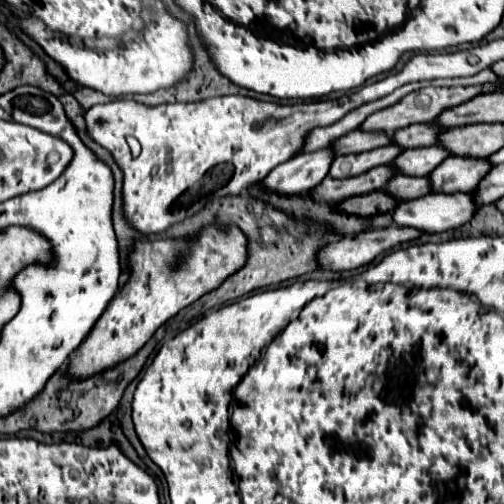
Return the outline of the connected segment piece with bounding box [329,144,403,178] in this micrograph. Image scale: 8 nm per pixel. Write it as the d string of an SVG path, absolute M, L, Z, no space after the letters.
M389 144L383 148L375 148L369 152L361 152L361 154L345 154L345 156L337 156L331 164L329 176L333 178L351 178L351 176L359 176L375 166L381 164L393 164L395 158L403 152L403 148L399 148L397 144Z

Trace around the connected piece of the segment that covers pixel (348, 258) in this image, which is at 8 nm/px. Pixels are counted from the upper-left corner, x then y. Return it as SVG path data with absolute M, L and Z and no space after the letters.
M387 226L361 232L357 236L343 236L337 242L327 244L319 252L319 262L323 270L353 270L369 264L379 254L395 248L397 244L405 244L421 238L425 232L417 228L405 226Z

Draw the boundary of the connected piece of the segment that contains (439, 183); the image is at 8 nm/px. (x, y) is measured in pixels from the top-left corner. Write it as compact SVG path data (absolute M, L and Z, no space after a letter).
M449 156L435 172L431 172L431 188L435 192L469 192L491 172L493 164L487 158Z

